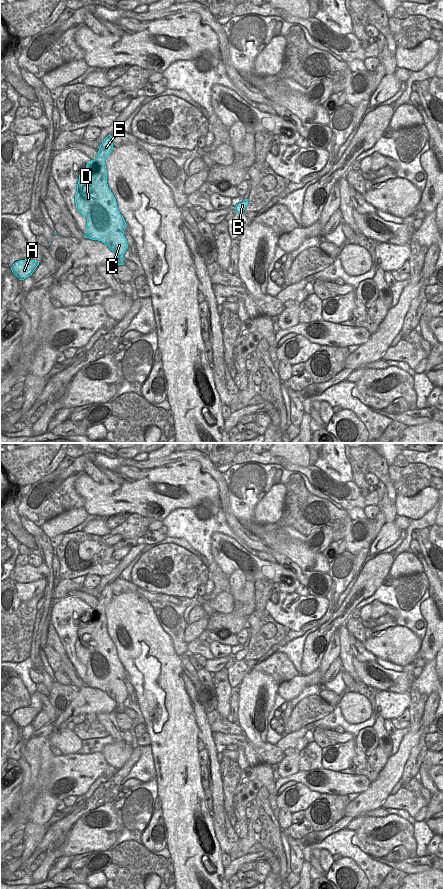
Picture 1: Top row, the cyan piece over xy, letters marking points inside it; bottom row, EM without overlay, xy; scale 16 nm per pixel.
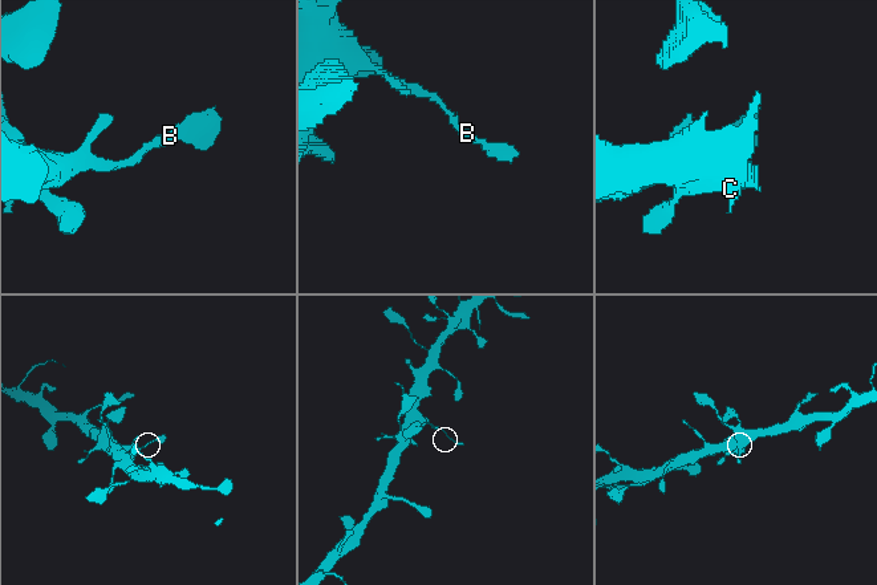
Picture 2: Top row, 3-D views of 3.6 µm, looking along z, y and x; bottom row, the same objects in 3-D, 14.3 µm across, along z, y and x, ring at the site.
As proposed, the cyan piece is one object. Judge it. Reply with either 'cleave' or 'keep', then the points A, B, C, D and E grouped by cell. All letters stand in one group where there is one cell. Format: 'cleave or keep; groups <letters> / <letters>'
keep; groups A B C D E

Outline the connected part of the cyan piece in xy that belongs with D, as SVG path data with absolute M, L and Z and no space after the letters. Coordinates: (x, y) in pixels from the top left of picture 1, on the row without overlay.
M108 583L100 593L97 606L87 611L86 618L79 623L75 651L87 667L84 684L106 692L117 703L116 713L124 713L123 703L128 697L124 684L127 673L108 635L105 613L112 598L111 583Z

